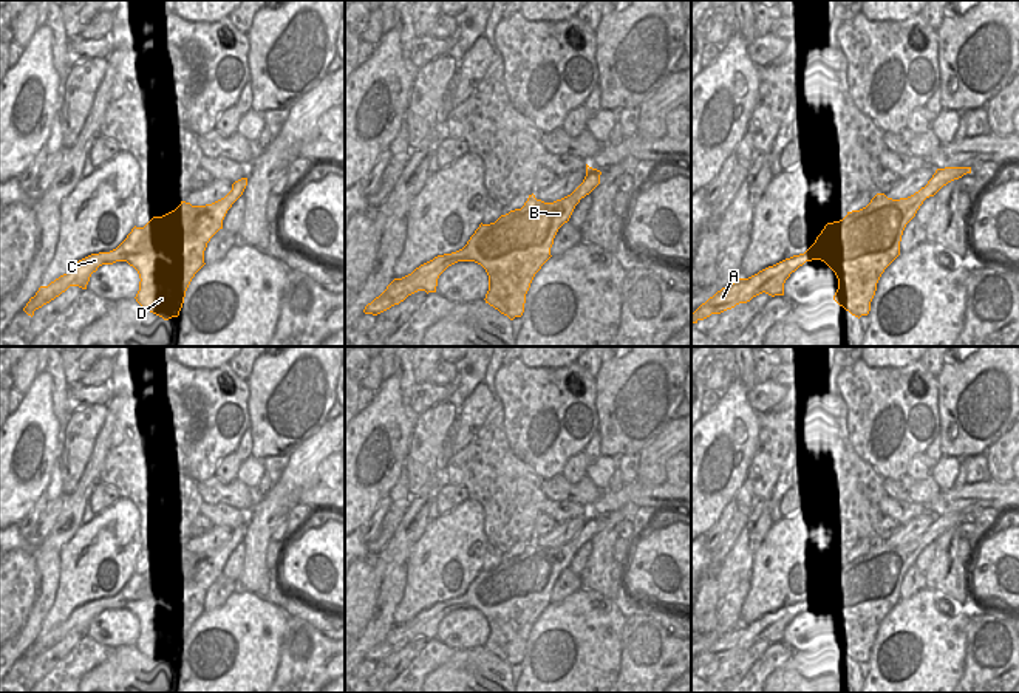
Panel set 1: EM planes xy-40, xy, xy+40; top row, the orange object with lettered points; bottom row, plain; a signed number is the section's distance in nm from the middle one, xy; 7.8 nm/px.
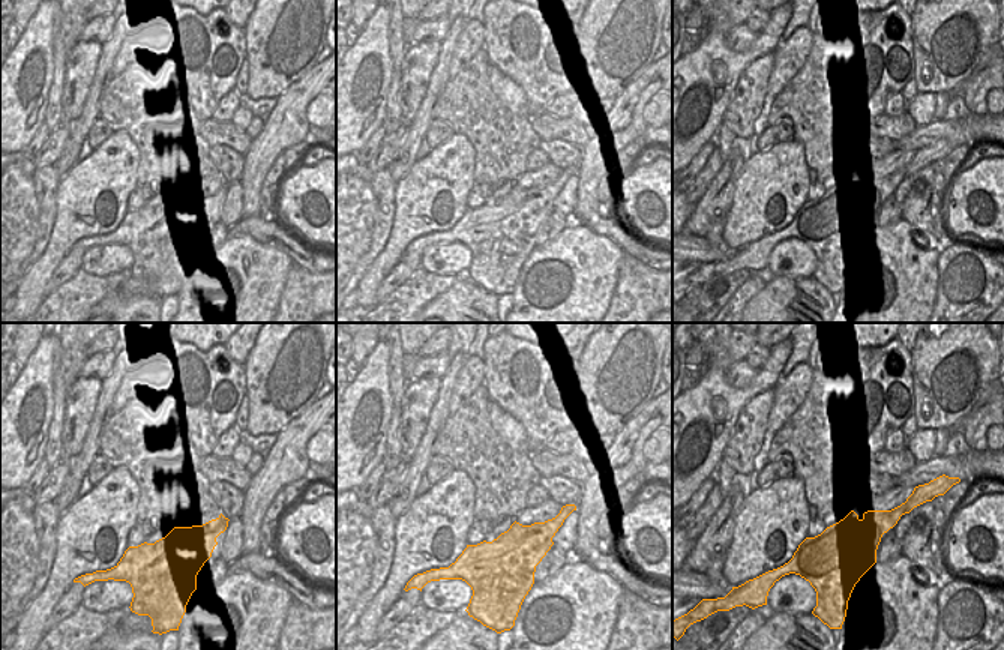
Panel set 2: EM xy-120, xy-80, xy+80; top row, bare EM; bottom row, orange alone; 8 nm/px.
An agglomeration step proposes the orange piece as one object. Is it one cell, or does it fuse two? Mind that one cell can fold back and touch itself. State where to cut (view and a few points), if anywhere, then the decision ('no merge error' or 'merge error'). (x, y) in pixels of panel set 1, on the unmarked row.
no cut; no merge error

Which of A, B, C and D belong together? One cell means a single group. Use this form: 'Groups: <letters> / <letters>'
Groups: A B C D.

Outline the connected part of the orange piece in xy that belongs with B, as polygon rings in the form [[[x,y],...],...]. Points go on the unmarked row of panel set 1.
[[[586,510],[586,523],[571,541],[544,549],[532,540],[521,555],[501,562],[495,569],[481,569],[462,596],[438,602],[411,620],[394,625],[363,659],[377,662],[417,637],[436,639],[438,625],[448,613],[475,608],[489,622],[486,650],[510,667],[521,664],[535,620],[552,603],[558,575],[569,568],[580,546],[600,531],[600,521]]]

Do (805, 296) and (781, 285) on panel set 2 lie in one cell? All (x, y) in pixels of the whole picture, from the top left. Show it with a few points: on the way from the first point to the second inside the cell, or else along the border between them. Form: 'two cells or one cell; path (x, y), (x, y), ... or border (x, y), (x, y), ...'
one cell; path (799, 296), (791, 296), (787, 291)

